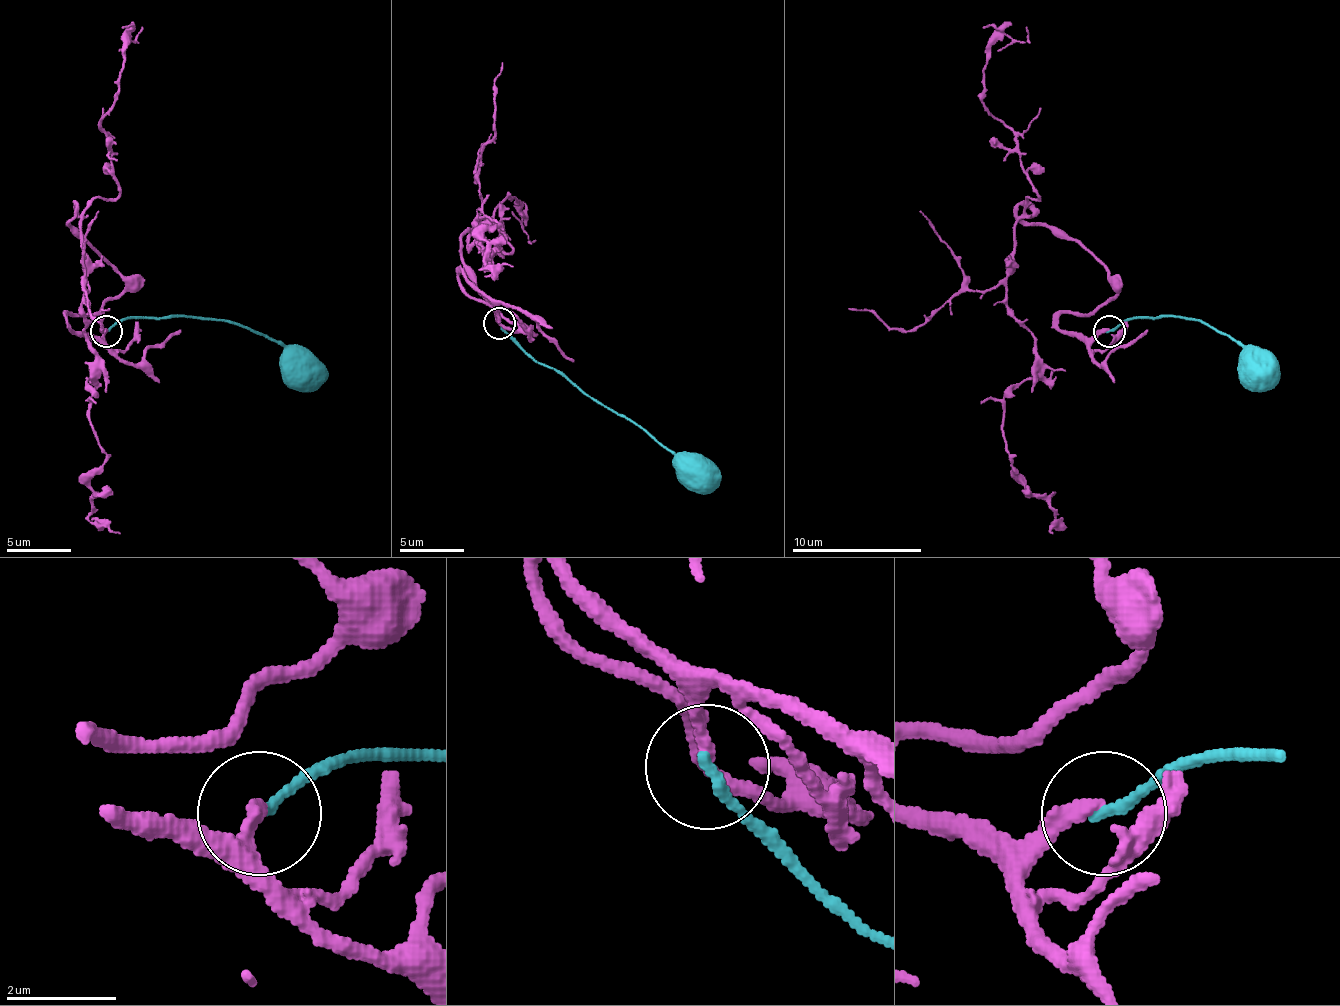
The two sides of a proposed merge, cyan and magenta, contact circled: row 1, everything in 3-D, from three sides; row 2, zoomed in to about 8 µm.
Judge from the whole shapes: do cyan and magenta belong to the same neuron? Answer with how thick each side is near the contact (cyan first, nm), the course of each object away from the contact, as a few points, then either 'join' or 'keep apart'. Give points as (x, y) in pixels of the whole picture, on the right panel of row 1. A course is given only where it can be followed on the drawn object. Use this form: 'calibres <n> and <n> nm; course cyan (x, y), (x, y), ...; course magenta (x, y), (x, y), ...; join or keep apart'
calibres 200 and 240 nm; course cyan (1110, 330), (1132, 317), (1200, 320), (1233, 340), (1256, 366); course magenta (1110, 330), (1058, 327), (1113, 278), (1019, 220), (1006, 307), (1035, 369), (1003, 437), (1051, 534); keep apart

